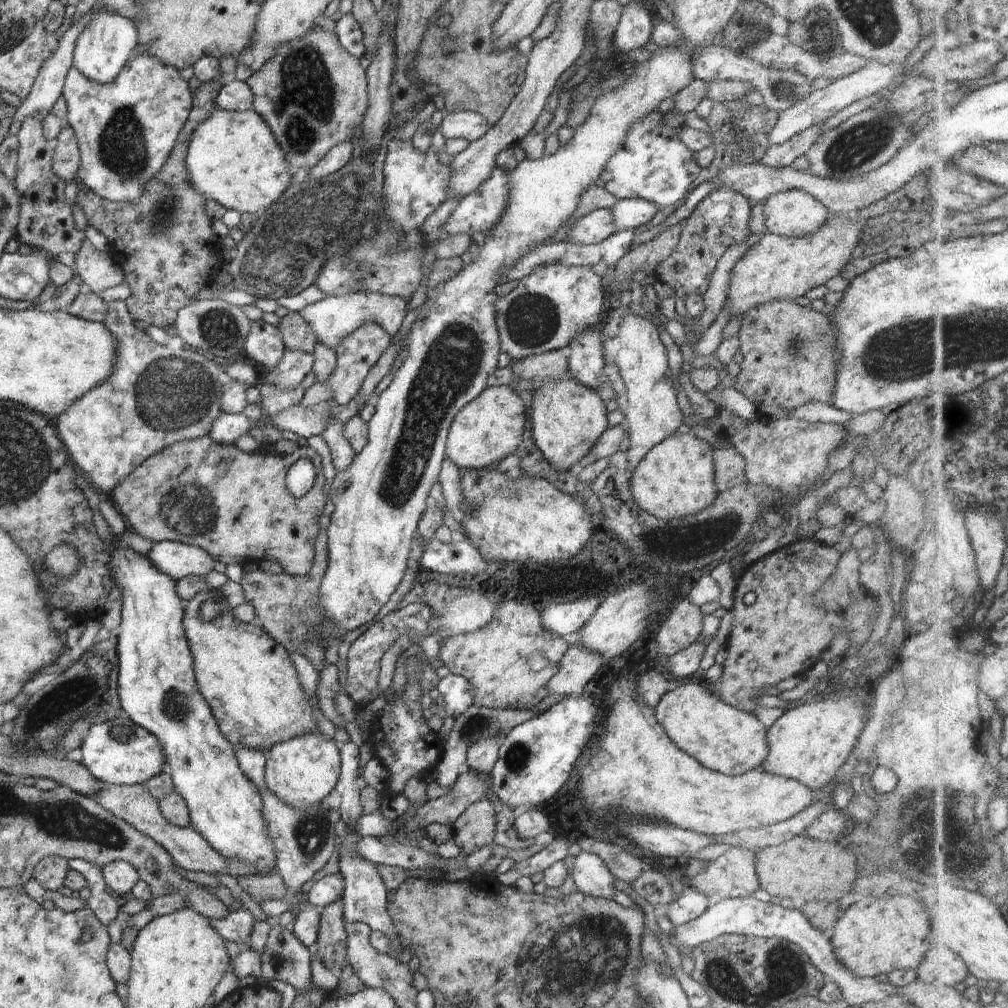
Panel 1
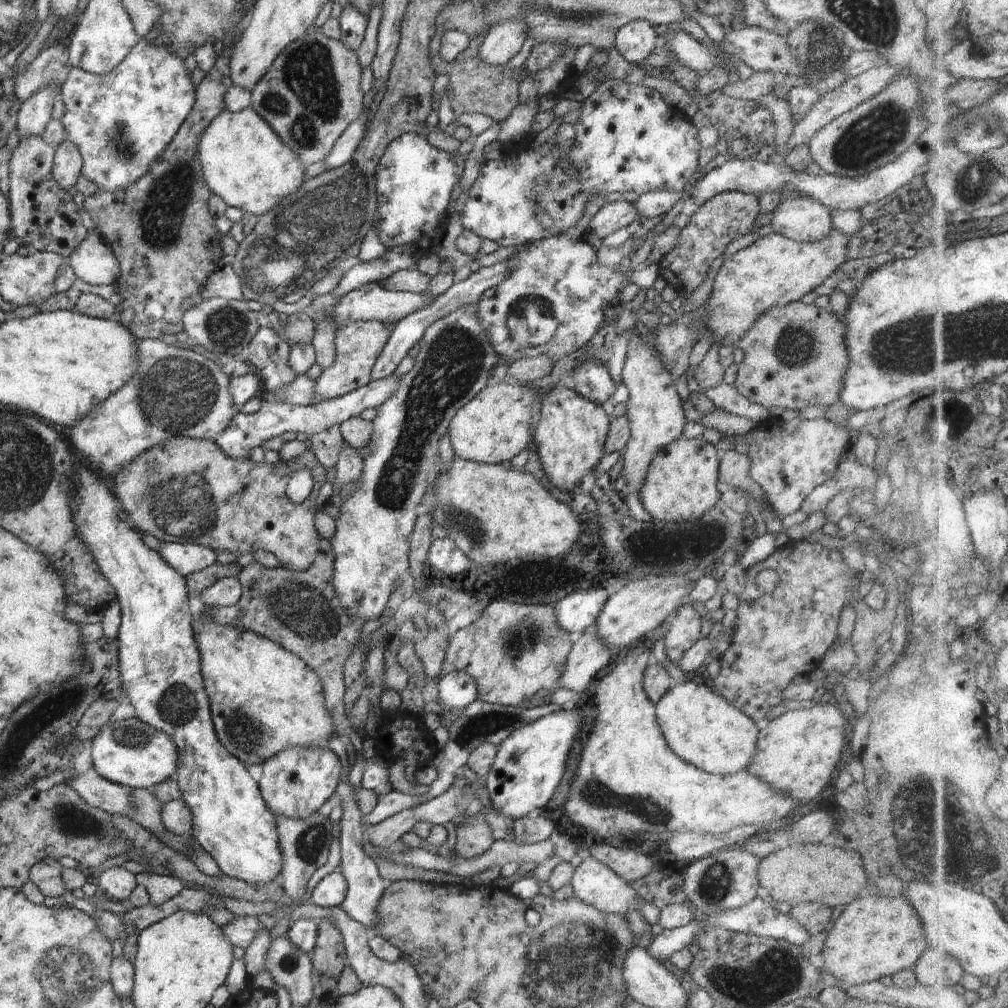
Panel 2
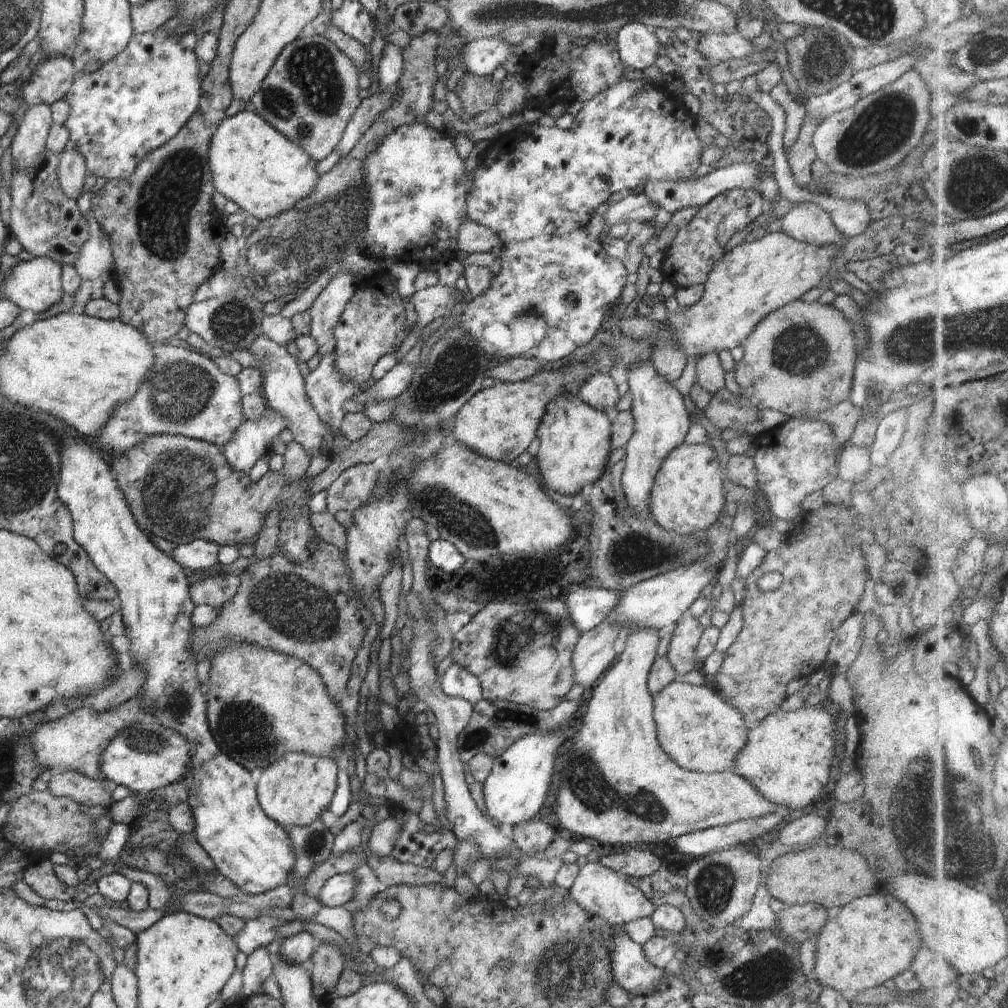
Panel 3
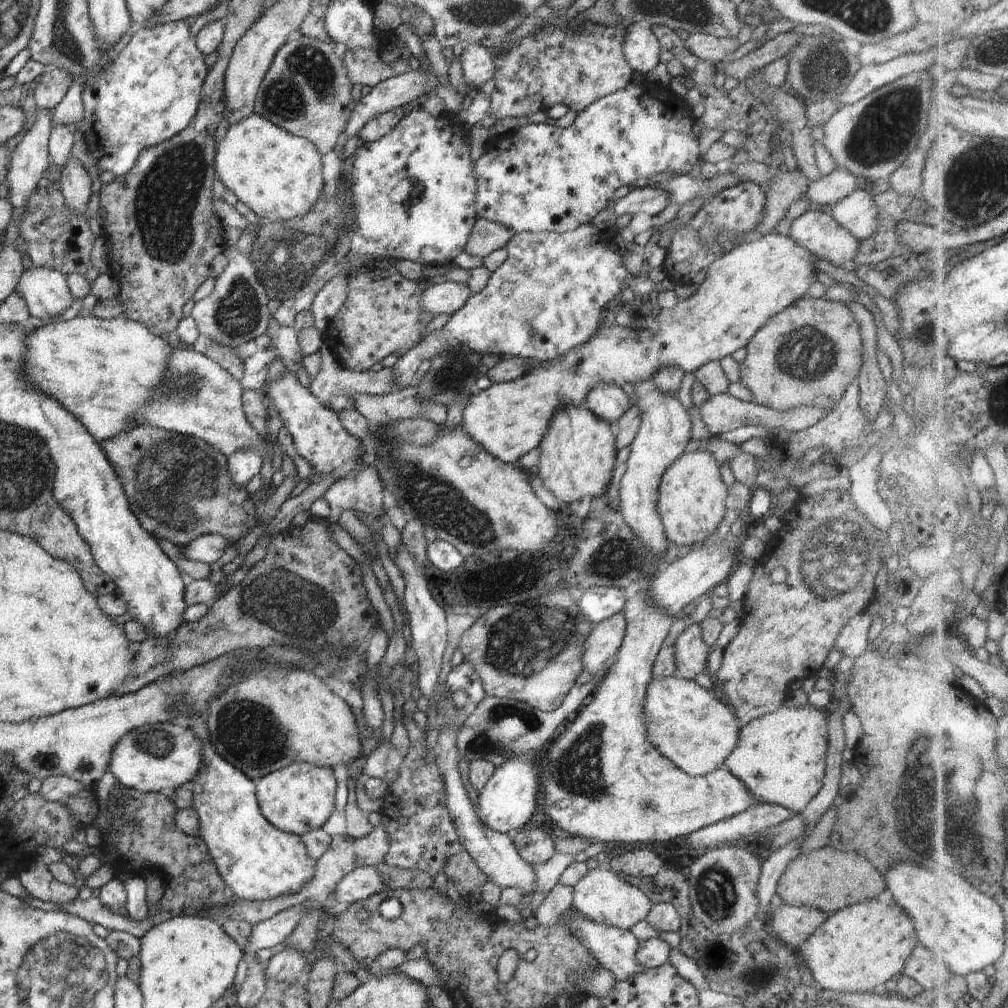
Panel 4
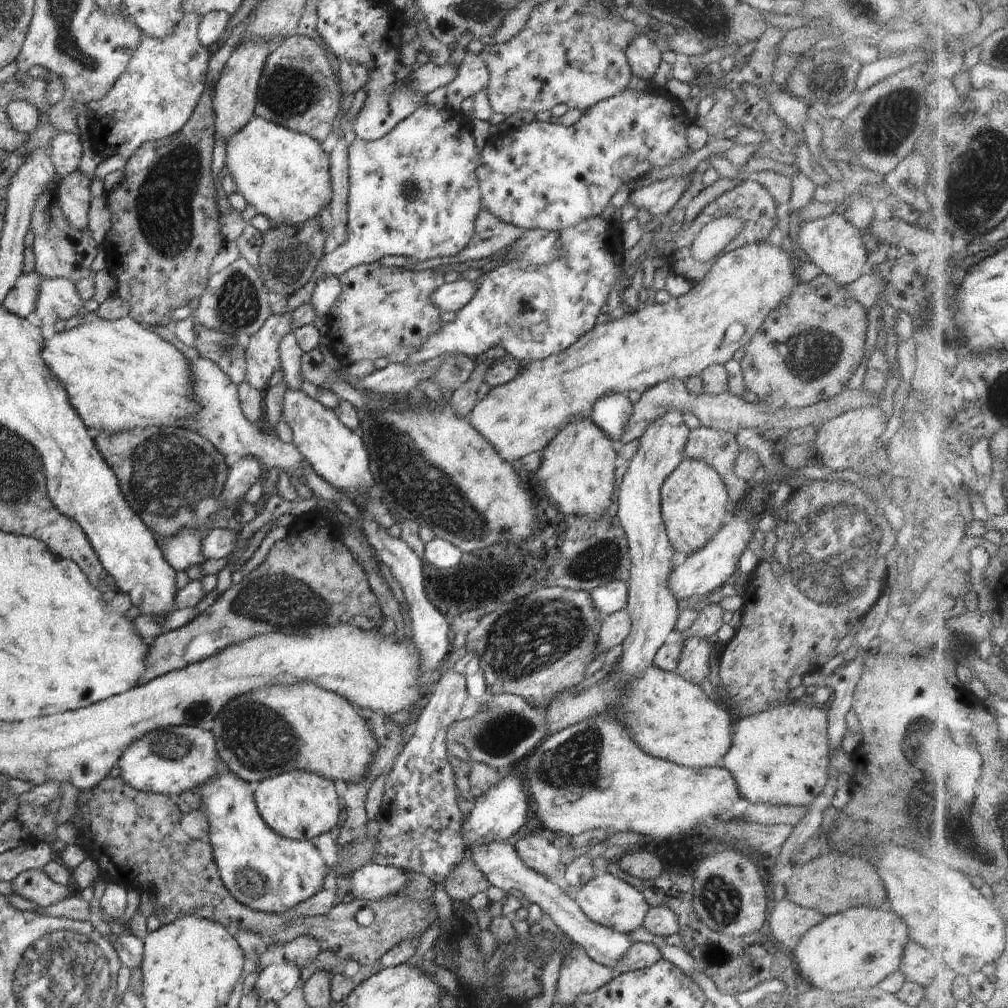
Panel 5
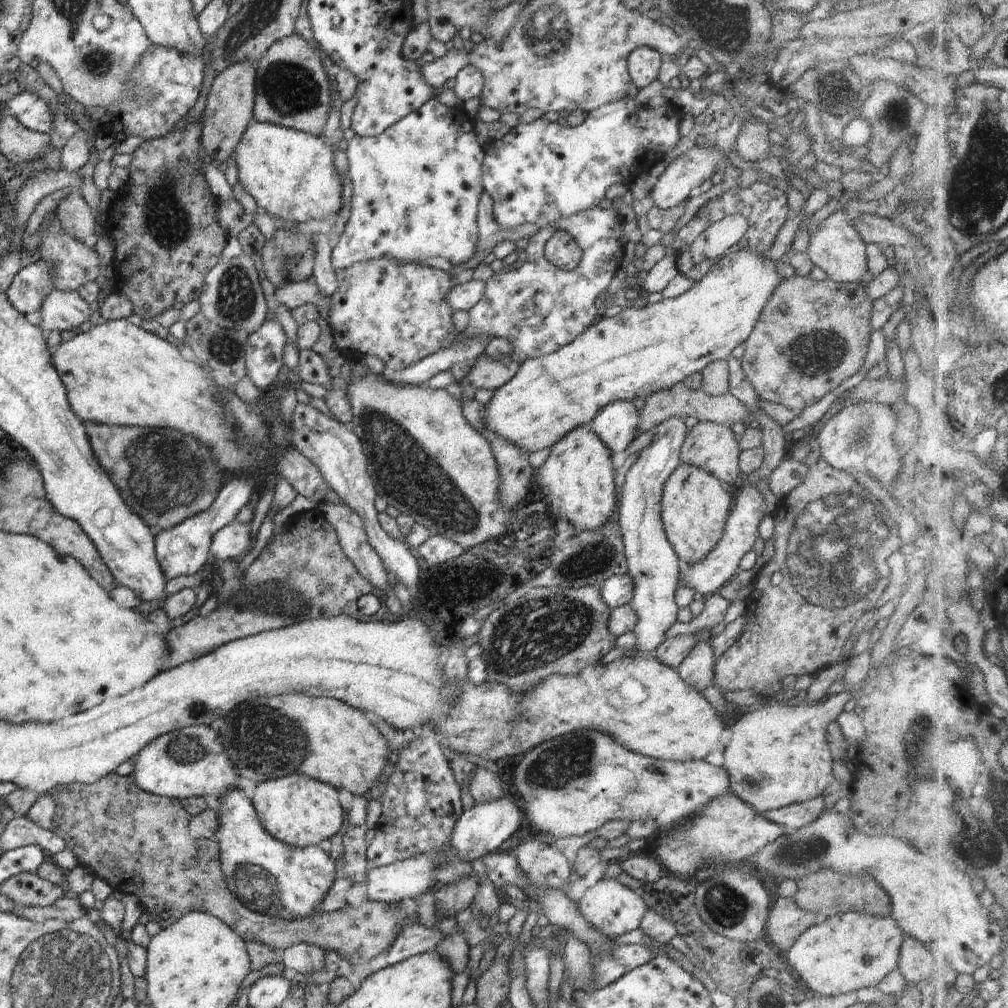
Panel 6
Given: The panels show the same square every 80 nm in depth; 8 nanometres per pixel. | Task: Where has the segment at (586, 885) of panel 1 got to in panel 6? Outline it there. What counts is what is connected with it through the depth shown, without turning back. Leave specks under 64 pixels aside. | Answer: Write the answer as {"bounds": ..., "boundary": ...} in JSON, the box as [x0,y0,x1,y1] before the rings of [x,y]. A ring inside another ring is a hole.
{"bounds":[578,878,648,937],"boundary":[[[603,878],[592,888],[586,889],[581,897],[578,904],[584,920],[604,936],[618,937],[638,929],[648,912],[642,896],[636,894],[632,888],[608,878]]]}

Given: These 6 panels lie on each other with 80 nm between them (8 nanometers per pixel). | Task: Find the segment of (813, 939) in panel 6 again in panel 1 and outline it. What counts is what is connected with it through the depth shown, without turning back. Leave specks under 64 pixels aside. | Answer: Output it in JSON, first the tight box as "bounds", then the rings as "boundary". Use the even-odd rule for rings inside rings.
{"bounds":[830,896,932,977],"boundary":[[[896,896],[896,898],[858,897],[858,900],[852,906],[849,906],[840,914],[840,918],[833,928],[834,934],[830,935],[832,952],[834,952],[836,960],[838,960],[840,964],[844,964],[848,970],[852,970],[852,972],[856,972],[858,976],[862,977],[875,977],[878,976],[878,974],[888,975],[894,970],[912,970],[916,972],[918,966],[920,966],[920,964],[923,962],[924,956],[930,952],[932,942],[930,941],[930,916],[928,916],[928,912],[926,912],[924,904],[922,904],[920,900],[912,900],[912,898],[914,898],[914,896]]]}

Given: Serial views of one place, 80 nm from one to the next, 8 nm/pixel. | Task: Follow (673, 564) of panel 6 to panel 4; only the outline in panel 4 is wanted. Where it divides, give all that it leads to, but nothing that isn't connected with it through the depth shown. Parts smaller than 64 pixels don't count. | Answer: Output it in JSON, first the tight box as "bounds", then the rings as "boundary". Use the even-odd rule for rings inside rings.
{"bounds":[538,378,760,847],"boundary":[[[648,378],[644,382],[632,384],[638,394],[638,410],[640,410],[640,427],[636,438],[629,445],[629,456],[626,462],[626,472],[620,484],[620,507],[626,524],[632,532],[640,538],[642,544],[644,564],[648,566],[650,560],[660,556],[668,548],[667,535],[664,532],[658,514],[658,486],[664,472],[676,458],[680,458],[689,449],[692,436],[690,415],[674,394],[662,394],[656,390],[654,380]],[[642,576],[638,590],[626,600],[626,633],[618,650],[616,662],[594,688],[589,701],[582,706],[555,739],[538,756],[540,788],[544,792],[544,812],[548,820],[573,837],[598,838],[600,842],[640,844],[650,847],[656,842],[668,842],[680,836],[689,836],[702,828],[717,824],[750,810],[760,804],[752,792],[726,767],[701,776],[691,776],[665,758],[648,742],[648,724],[644,714],[644,700],[648,684],[652,682],[652,668],[667,633],[675,618],[652,606],[646,598],[648,582],[653,576]]]}

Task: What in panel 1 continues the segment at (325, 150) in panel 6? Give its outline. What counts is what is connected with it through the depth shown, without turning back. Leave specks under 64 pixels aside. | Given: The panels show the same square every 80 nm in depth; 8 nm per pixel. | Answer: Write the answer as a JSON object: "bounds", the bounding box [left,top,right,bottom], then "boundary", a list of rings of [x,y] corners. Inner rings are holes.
{"bounds":[186,109,292,214],"boundary":[[[215,109],[192,134],[186,154],[186,172],[192,188],[204,194],[227,209],[240,213],[257,214],[259,210],[268,209],[280,194],[291,184],[292,173],[288,170],[288,162],[284,158],[280,146],[266,125],[266,122],[255,111],[226,111]]]}

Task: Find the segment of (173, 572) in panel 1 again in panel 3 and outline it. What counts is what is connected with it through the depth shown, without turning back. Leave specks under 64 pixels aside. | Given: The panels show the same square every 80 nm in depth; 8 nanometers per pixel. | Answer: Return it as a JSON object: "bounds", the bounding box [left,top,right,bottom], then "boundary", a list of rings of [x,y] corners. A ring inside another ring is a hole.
{"bounds":[170,540,220,571],"boundary":[[[194,540],[188,544],[176,546],[170,553],[170,557],[183,569],[202,571],[210,569],[211,566],[218,563],[220,547],[220,544],[216,544],[216,542]]]}

